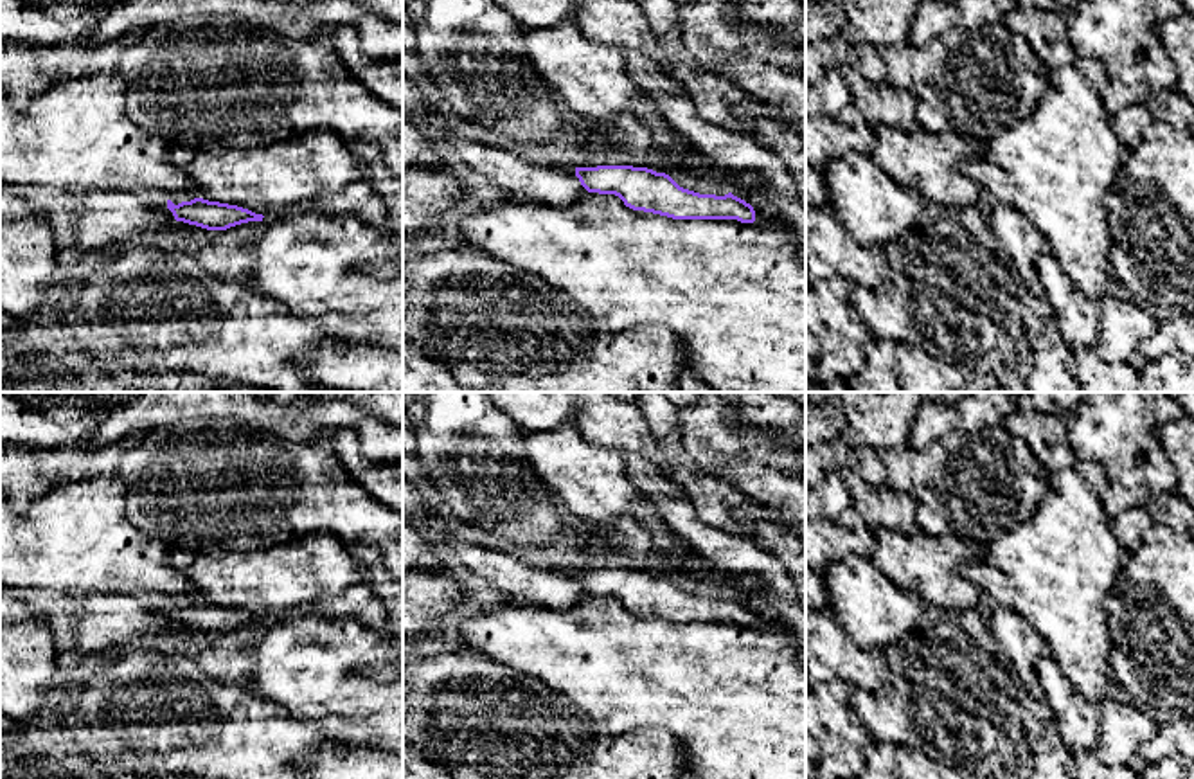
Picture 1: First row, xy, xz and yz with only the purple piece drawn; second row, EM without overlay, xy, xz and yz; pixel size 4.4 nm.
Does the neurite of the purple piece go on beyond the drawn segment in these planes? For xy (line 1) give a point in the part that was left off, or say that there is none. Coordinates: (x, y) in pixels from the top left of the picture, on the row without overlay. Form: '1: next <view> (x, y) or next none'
1: next xy (159, 601)

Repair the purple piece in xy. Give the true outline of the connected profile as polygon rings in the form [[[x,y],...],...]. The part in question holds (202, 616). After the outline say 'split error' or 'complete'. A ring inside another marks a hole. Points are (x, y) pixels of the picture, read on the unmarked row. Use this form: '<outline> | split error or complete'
[[[144,592],[140,597],[149,597],[156,612],[176,624],[196,628],[207,633],[227,633],[230,630],[263,624],[263,617],[255,617],[248,612],[209,604],[203,601],[185,603],[183,597],[171,597],[156,592]]] | split error

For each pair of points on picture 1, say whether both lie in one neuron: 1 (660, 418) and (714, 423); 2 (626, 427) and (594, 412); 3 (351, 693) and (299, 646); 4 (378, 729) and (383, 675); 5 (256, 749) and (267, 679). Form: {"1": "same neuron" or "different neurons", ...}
{"1": "different neurons", "2": "same neuron", "3": "same neuron", "4": "different neurons", "5": "different neurons"}

